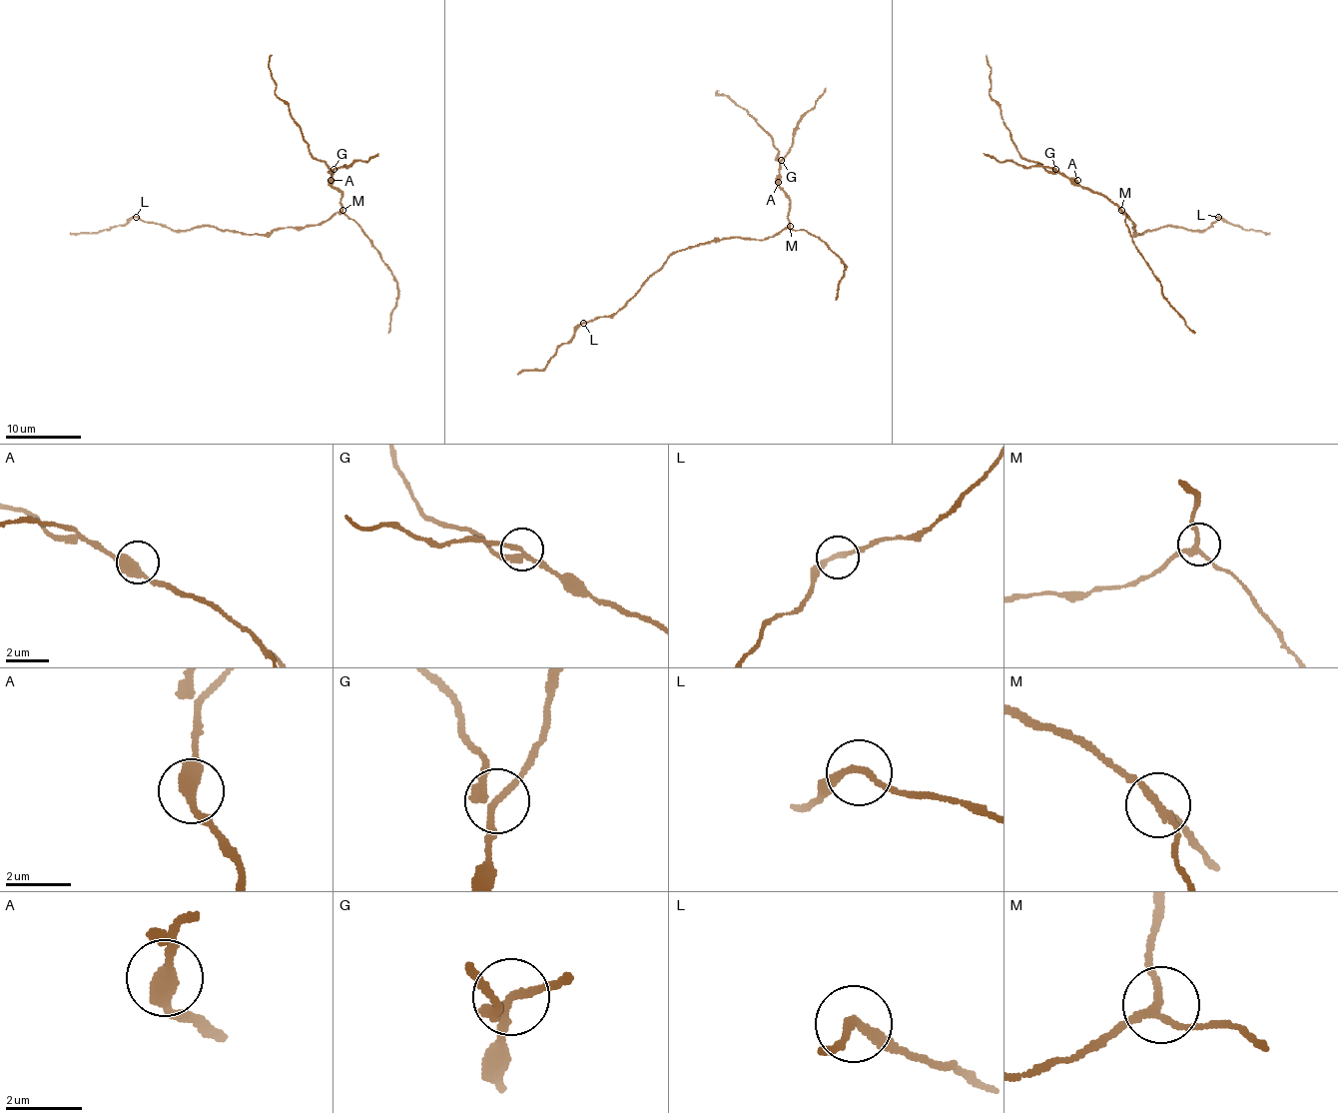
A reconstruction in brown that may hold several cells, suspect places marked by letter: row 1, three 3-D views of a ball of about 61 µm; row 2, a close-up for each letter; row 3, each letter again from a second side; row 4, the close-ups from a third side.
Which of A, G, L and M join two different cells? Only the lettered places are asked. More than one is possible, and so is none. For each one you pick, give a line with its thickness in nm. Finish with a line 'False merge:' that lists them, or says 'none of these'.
G: calibre 200 nm
False merge: G

